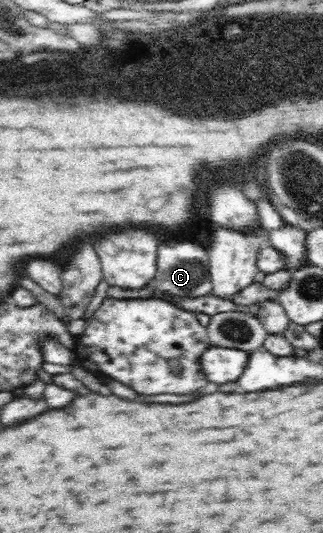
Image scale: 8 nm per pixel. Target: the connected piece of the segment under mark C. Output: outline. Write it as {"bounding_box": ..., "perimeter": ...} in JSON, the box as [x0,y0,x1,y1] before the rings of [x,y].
{"bounding_box":[123,238,211,300],"perimeter":[[[185,238],[173,242],[161,242],[156,248],[156,273],[139,290],[123,292],[123,298],[153,298],[177,300],[177,298],[209,298],[211,284],[207,273],[208,251],[196,242]]]}

